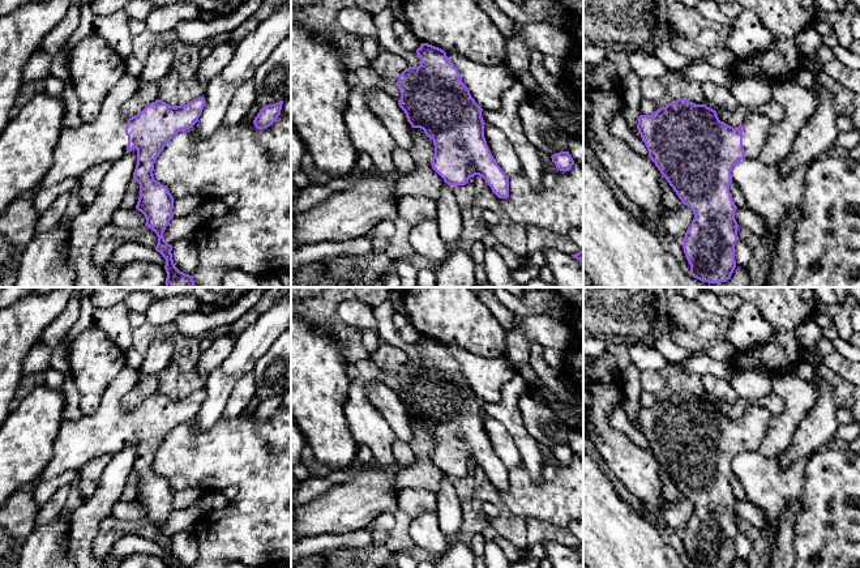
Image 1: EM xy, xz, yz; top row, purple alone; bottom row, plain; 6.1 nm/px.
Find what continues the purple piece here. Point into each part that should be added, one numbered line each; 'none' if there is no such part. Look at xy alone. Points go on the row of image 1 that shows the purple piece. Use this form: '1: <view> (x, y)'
1: xy (102, 140)

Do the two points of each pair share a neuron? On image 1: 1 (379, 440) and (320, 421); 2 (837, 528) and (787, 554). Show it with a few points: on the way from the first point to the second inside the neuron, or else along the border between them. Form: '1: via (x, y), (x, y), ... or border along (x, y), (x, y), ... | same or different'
1: border along (346, 401), (345, 417), (349, 430), (358, 443) | different
2: border along (796, 521), (794, 554) | different

